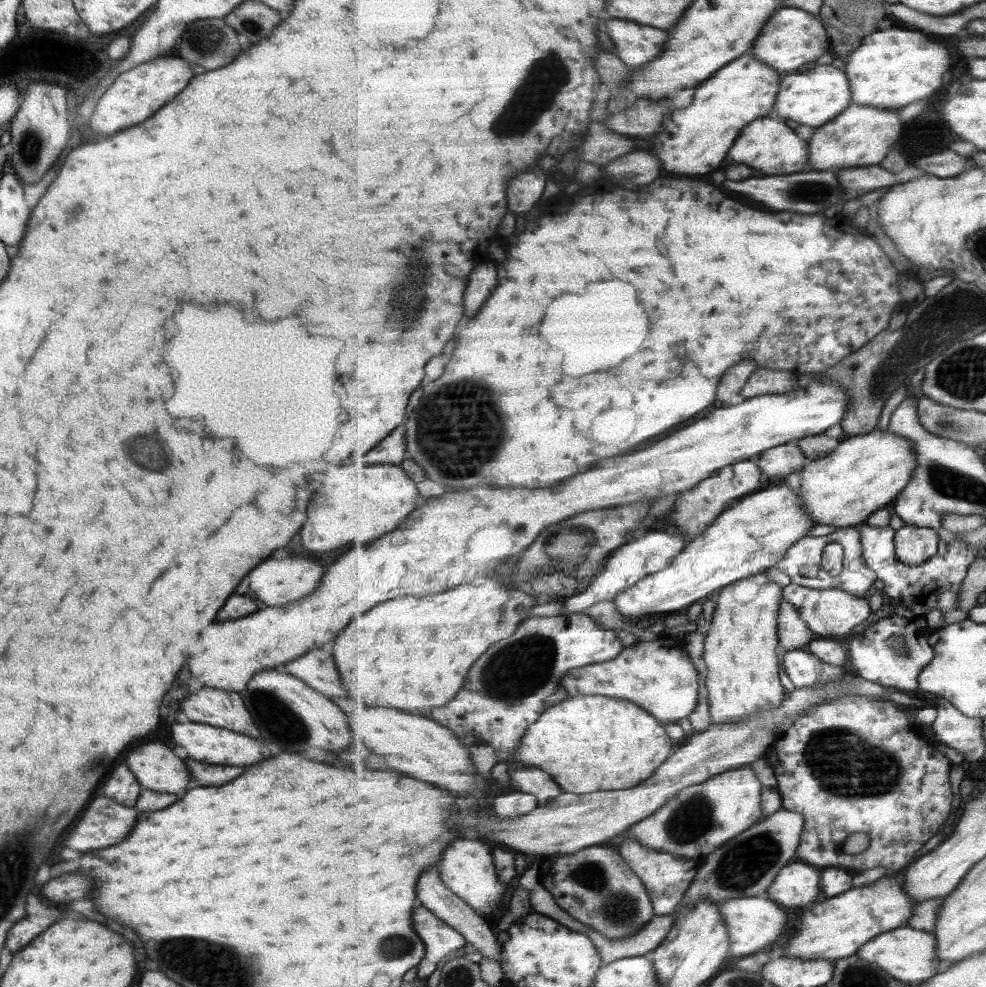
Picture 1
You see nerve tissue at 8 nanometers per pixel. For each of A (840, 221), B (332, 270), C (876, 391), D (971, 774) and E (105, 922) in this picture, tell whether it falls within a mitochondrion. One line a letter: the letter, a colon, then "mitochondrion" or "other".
A: other
B: other
C: mitochondrion
D: other
E: other

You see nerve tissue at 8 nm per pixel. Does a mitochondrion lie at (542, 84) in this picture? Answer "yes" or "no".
yes

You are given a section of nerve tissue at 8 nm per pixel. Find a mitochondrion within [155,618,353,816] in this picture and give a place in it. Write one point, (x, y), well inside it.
(274, 715)

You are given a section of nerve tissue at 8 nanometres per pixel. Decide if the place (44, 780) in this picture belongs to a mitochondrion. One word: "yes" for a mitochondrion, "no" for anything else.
no

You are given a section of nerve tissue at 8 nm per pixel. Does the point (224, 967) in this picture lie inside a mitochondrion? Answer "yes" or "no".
yes

